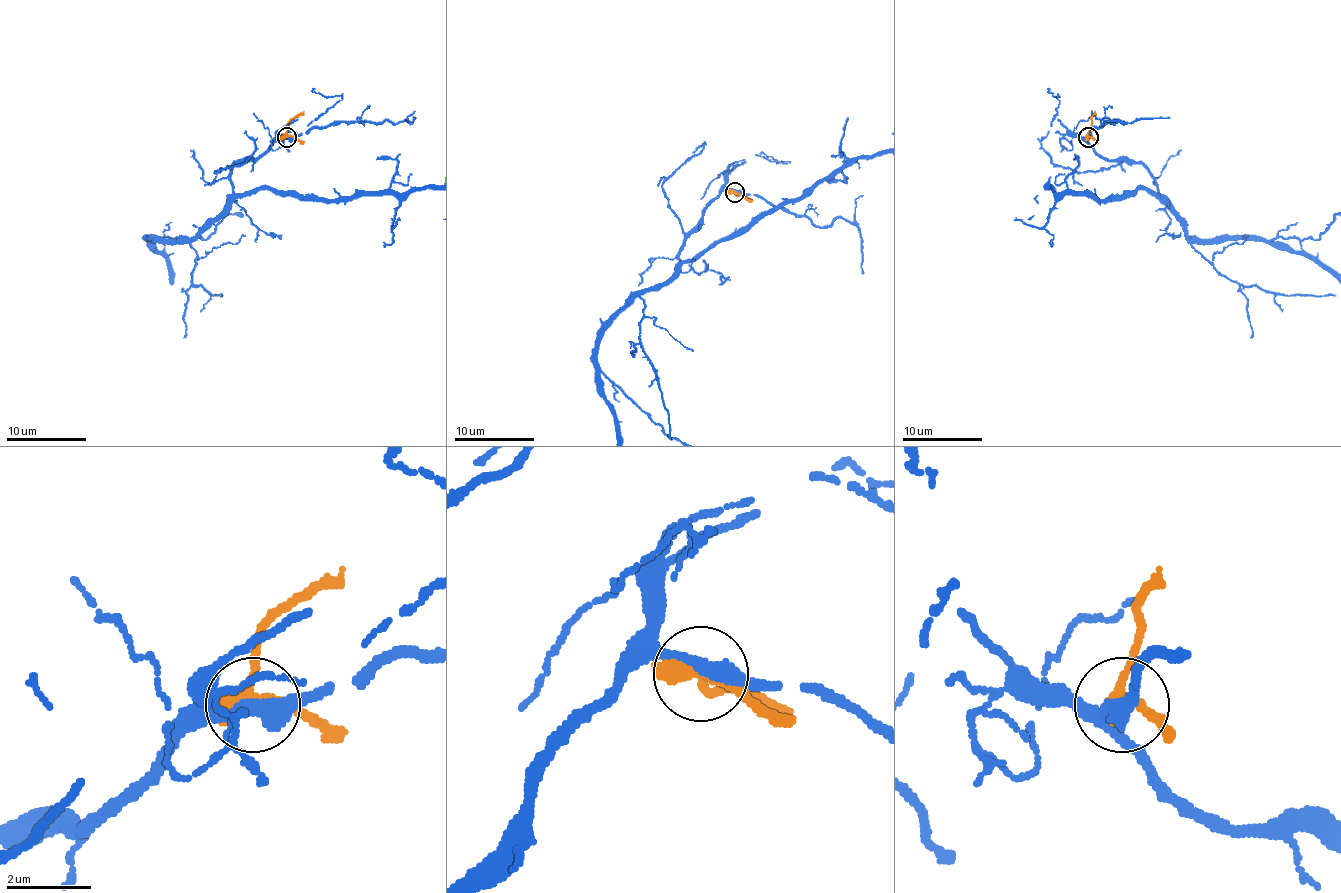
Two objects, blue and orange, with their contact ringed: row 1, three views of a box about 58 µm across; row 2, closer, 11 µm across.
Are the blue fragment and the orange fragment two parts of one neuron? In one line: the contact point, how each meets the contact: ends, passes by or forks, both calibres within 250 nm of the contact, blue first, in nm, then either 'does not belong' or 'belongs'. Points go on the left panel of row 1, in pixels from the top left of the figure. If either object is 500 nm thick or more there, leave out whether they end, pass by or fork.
at (287, 137); blue passes by; orange passes by; 380 nm thick on the blue side, 400 nm on the other; does not belong

